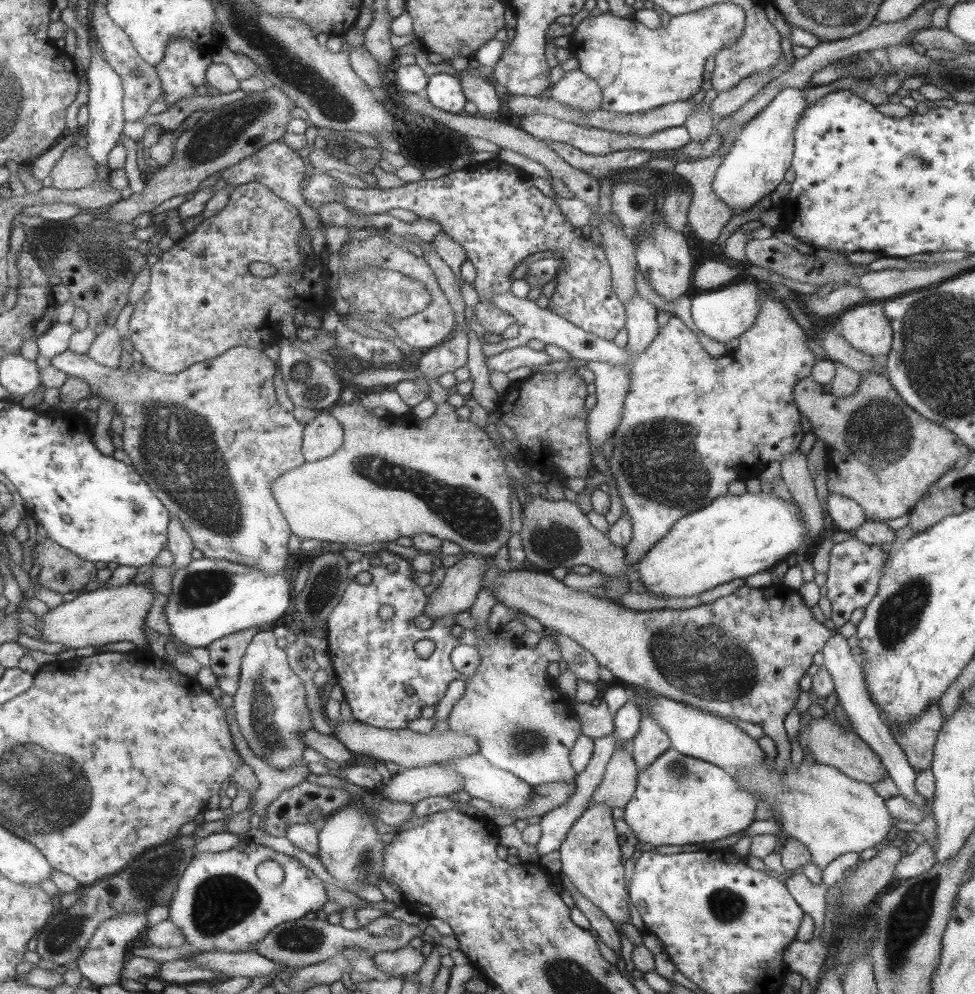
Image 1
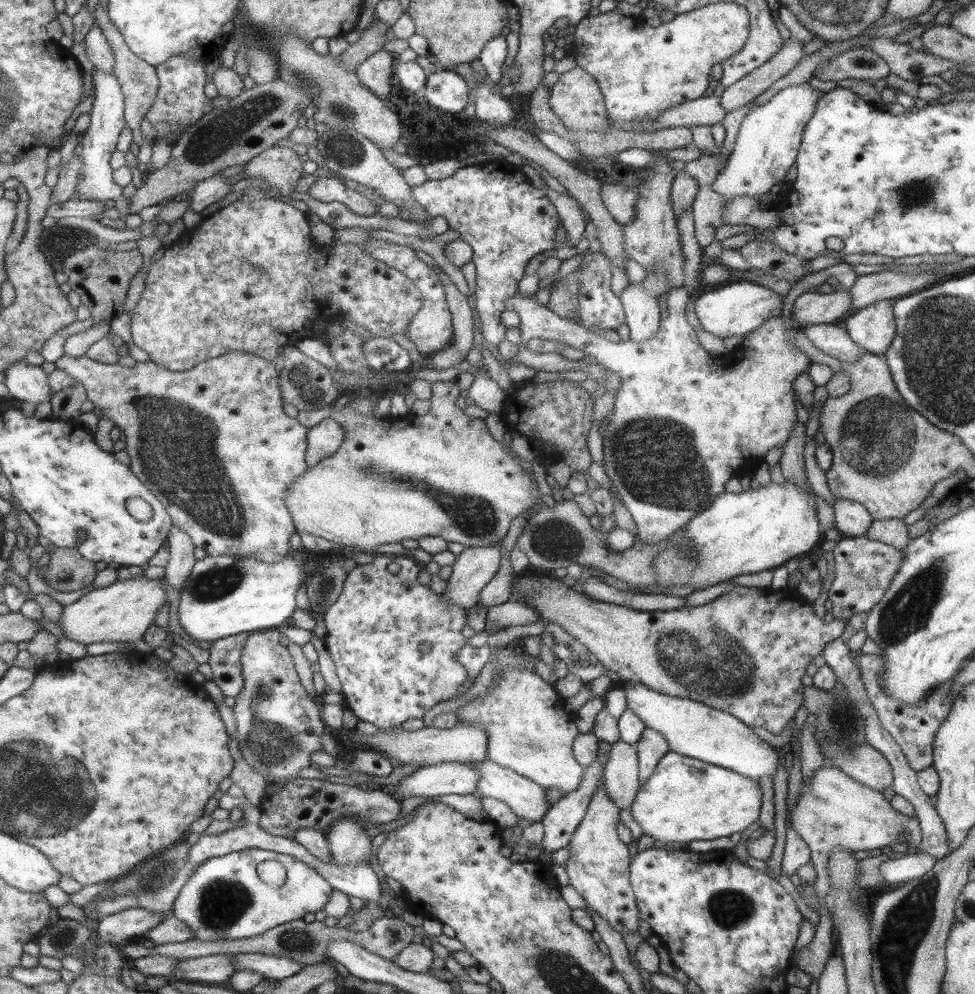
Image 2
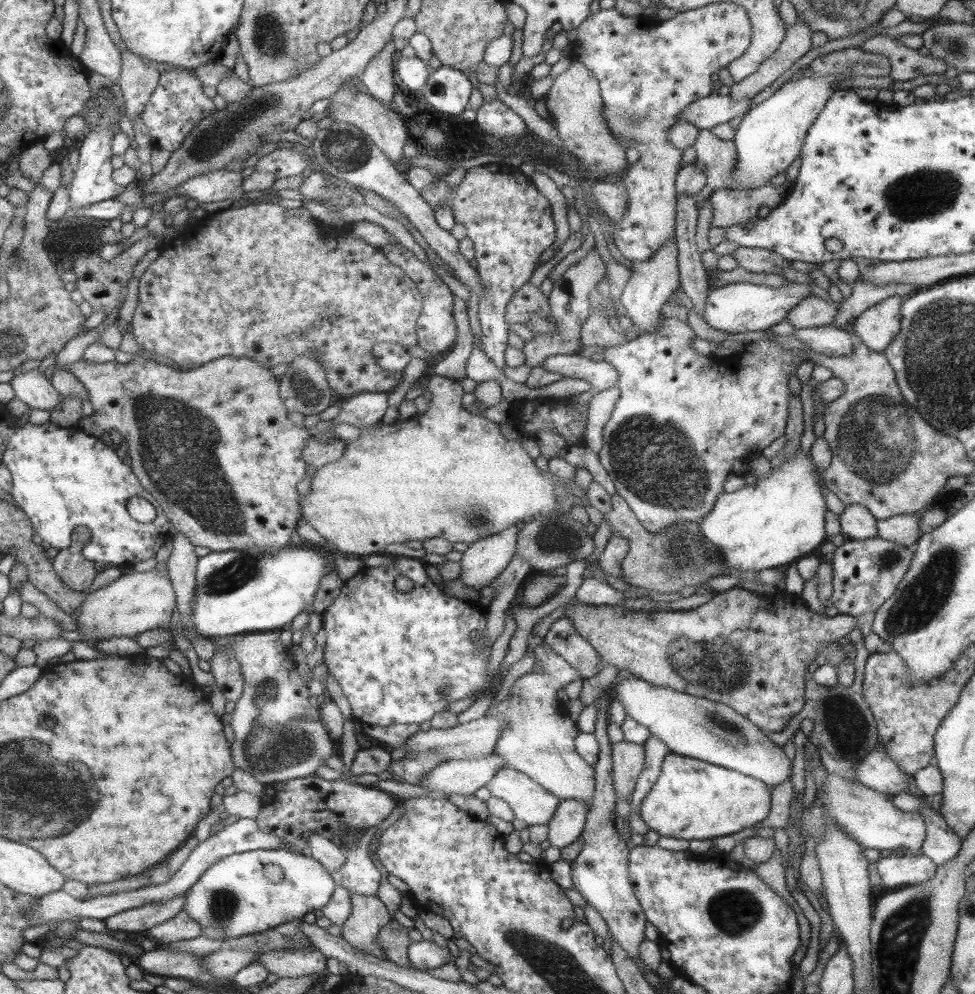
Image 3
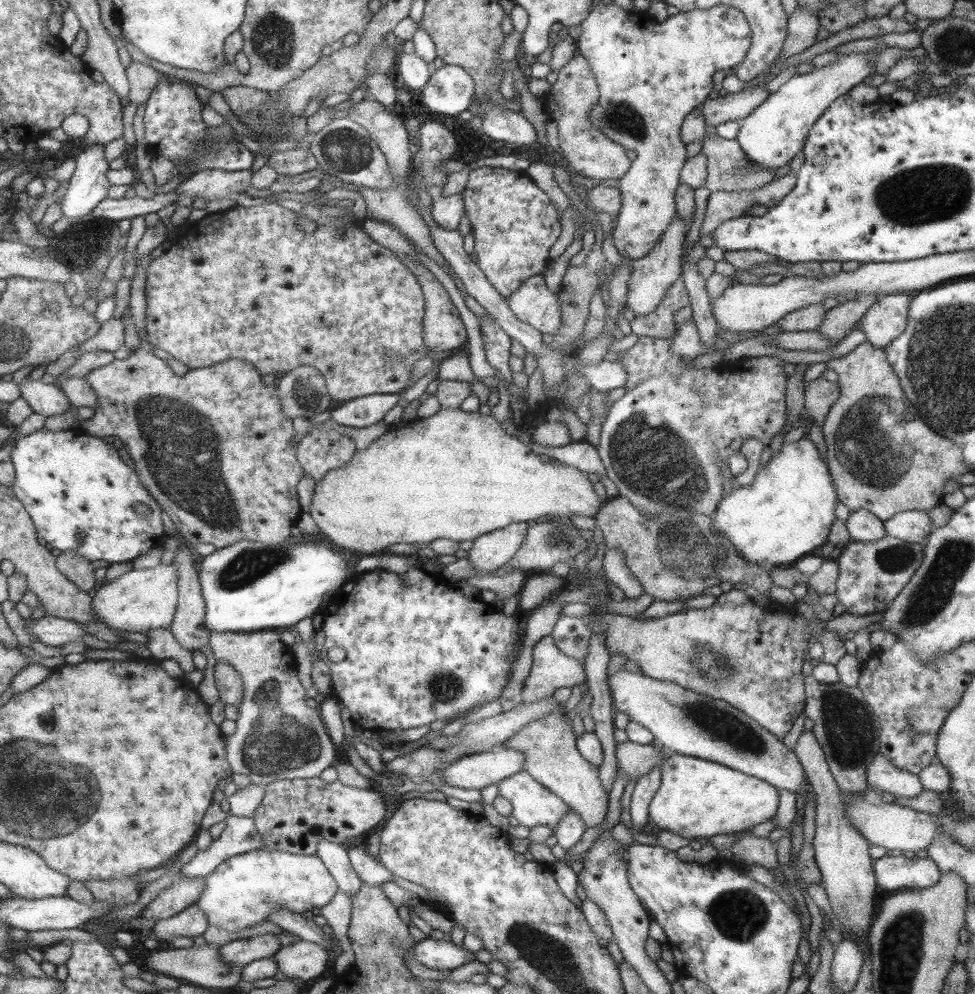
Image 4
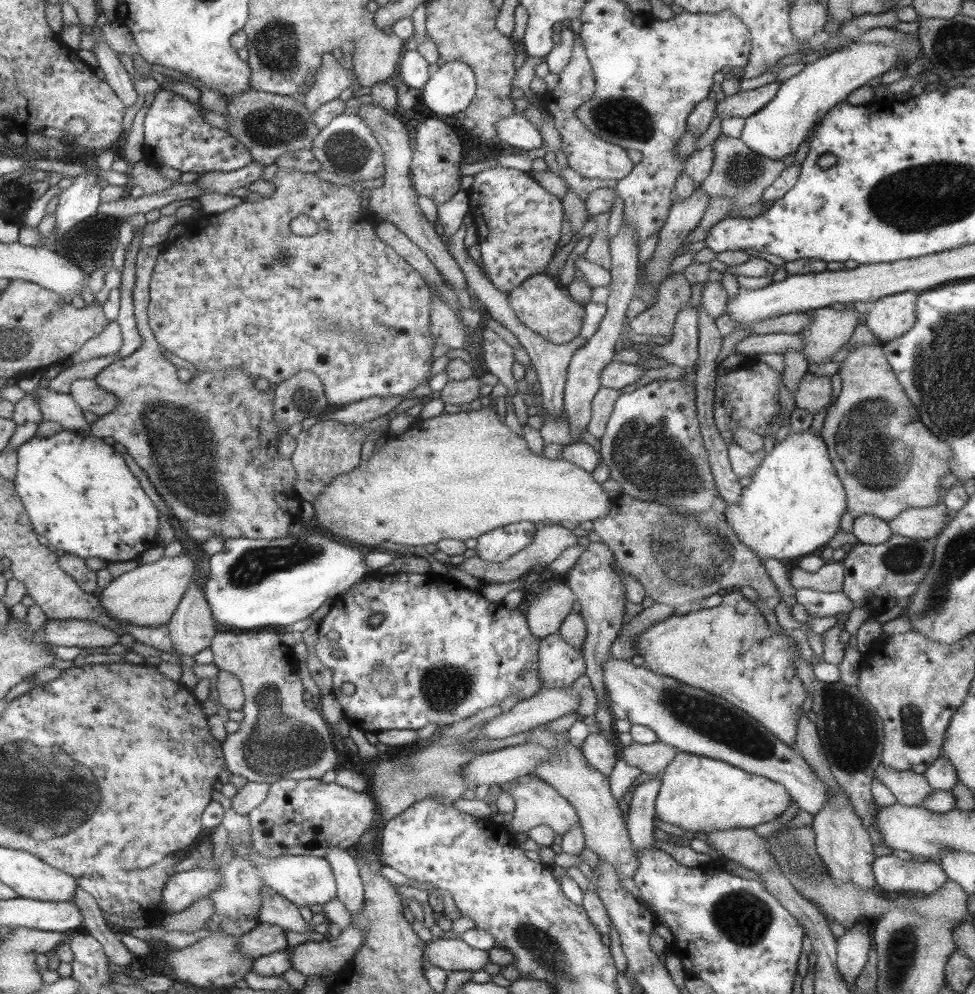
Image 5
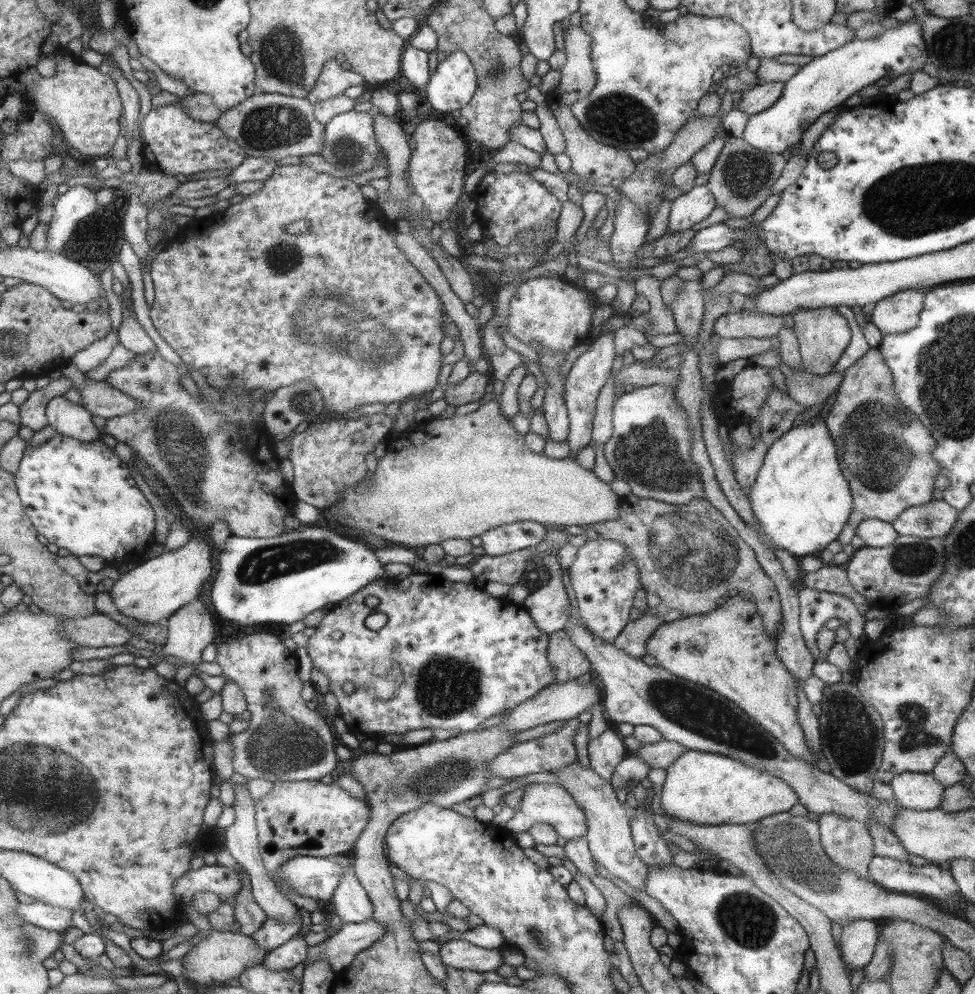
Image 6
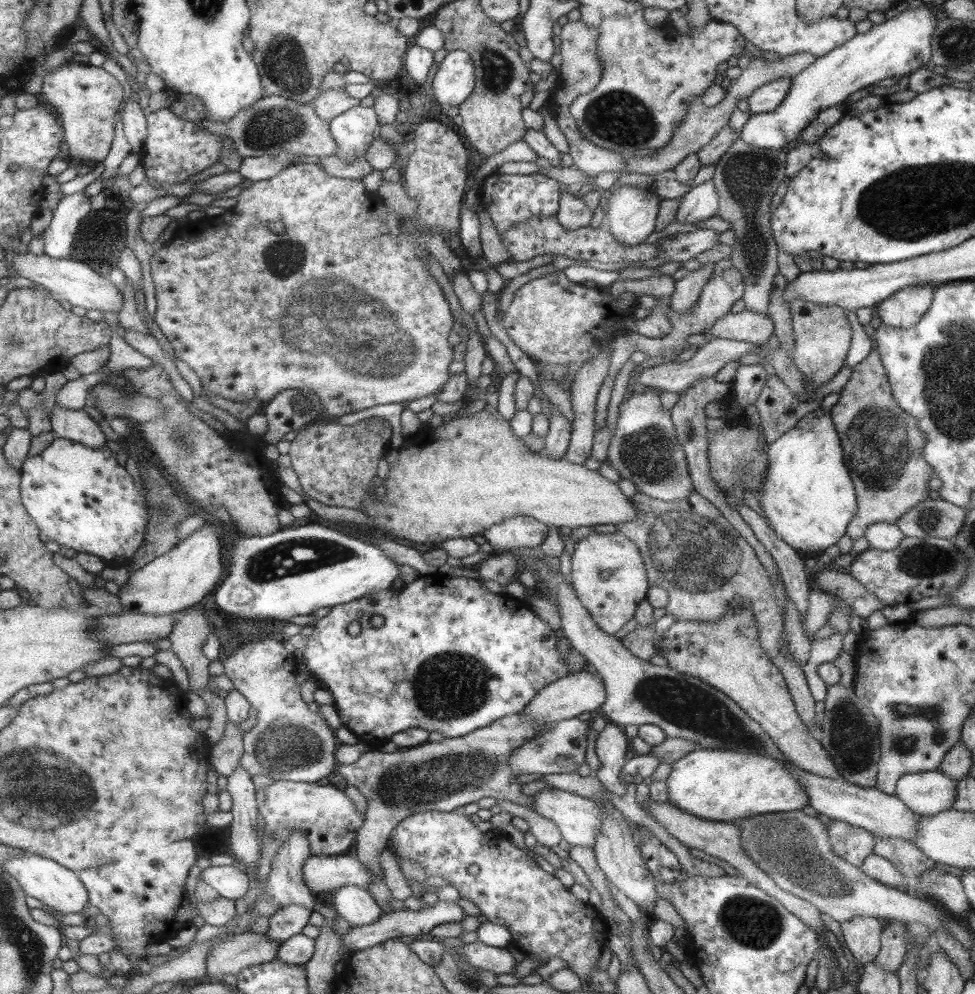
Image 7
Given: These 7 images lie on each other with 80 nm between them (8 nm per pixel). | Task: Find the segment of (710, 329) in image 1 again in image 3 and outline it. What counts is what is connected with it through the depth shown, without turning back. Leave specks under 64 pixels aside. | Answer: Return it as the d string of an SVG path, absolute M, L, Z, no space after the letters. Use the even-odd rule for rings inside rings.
M736 282L719 288L710 289L703 303L703 317L705 323L715 330L725 334L739 334L754 331L766 331L785 318L791 307L798 300L811 295L808 284L788 282L783 287L768 287L765 285Z

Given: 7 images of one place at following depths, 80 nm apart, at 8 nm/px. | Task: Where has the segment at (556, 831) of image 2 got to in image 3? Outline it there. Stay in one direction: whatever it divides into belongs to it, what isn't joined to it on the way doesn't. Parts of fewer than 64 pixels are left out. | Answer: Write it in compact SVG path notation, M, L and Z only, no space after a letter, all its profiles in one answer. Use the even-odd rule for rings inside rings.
M561 800L553 816L547 821L546 839L553 848L563 848L577 840L583 830L586 807L575 800Z

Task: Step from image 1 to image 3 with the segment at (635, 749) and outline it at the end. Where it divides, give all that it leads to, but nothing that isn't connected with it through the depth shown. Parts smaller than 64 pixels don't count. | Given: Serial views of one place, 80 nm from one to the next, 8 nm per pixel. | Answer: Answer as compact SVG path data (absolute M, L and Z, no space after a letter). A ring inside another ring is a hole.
M649 733L649 736L642 744L644 750L644 759L642 760L642 769L636 780L633 793L629 796L629 802L631 810L637 811L638 806L641 804L641 800L645 798L645 794L649 792L651 786L655 784L655 779L660 773L660 766L665 758L665 755L669 752L668 748L657 738L657 736Z

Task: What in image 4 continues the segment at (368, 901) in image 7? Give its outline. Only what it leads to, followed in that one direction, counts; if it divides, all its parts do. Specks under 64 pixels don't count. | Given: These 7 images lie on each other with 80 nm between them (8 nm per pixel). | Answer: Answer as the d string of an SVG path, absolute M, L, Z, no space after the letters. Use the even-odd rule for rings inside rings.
M320 840L317 841L314 855L320 858L330 872L338 889L348 894L351 900L355 892L360 890L362 882L359 880L358 874L353 872L350 850L331 841Z

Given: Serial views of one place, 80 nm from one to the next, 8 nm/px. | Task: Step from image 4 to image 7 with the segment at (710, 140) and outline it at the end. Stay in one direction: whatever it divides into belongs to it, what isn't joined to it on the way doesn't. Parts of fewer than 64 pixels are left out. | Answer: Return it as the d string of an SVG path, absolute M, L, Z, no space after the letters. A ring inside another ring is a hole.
M735 139L719 157L711 177L713 187L719 198L716 215L729 223L729 230L735 233L731 246L729 262L733 269L743 275L744 291L741 299L749 312L768 316L768 304L772 292L773 276L777 274L776 257L778 254L775 239L769 229L771 196L784 180L786 153L781 148L757 148Z

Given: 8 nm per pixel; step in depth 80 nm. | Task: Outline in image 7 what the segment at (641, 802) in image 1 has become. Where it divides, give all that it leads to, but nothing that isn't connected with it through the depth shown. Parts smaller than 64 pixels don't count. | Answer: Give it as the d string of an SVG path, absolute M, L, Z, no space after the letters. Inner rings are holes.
M697 748L691 750L679 760L672 762L671 771L667 783L667 803L679 810L697 816L703 820L741 820L757 814L770 812L799 811L805 805L809 805L807 793L799 785L796 778L790 776L782 762L773 760L769 756L760 754L747 754L719 748Z

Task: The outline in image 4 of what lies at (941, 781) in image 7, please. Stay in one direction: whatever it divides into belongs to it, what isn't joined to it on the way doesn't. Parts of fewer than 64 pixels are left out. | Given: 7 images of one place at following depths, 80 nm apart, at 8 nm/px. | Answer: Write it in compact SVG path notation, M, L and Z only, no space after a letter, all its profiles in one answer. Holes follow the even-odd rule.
M881 753L874 754L865 769L867 787L891 794L894 798L915 798L923 792L916 774L899 770Z

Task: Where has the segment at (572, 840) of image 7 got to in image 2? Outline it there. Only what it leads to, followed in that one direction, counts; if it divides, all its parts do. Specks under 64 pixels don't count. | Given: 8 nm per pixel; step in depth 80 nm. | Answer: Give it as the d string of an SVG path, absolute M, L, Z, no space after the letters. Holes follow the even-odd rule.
M487 758L475 761L474 766L476 766L476 770L478 770L475 790L481 794L481 797L503 802L503 804L507 805L507 807L511 809L511 812L514 812L519 818L531 820L533 823L540 822L546 810L551 807L549 801L547 801L546 790L538 784L535 784L532 780L508 768L503 768Z

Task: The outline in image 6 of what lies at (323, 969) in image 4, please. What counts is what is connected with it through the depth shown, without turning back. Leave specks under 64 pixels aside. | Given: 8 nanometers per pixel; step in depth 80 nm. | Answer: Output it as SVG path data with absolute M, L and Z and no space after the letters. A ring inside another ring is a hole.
M370 918L360 923L342 923L338 932L321 943L307 947L302 964L305 967L305 964L324 958L331 970L340 974L342 969L349 966L358 951L369 948L383 934L384 928Z

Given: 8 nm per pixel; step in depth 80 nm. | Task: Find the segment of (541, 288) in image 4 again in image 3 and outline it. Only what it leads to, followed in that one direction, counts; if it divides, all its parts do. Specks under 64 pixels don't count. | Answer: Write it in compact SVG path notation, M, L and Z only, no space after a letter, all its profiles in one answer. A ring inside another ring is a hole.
M527 282L512 294L510 301L506 304L504 320L507 325L525 324L533 312L539 312L541 316L551 318L547 297L539 291L539 288L529 285Z

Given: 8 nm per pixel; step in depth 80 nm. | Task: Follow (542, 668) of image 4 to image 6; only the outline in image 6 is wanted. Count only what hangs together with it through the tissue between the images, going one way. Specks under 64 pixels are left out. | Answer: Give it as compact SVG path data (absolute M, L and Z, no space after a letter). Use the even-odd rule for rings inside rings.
M564 629L552 632L548 636L546 648L547 661L553 673L553 683L577 679L590 670L590 664L583 652L569 638Z

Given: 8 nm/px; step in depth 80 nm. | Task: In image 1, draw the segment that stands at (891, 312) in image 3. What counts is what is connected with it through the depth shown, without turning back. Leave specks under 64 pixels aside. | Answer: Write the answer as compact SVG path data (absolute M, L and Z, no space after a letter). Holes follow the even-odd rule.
M881 302L854 305L837 318L839 336L856 351L876 359L889 354L892 332Z

